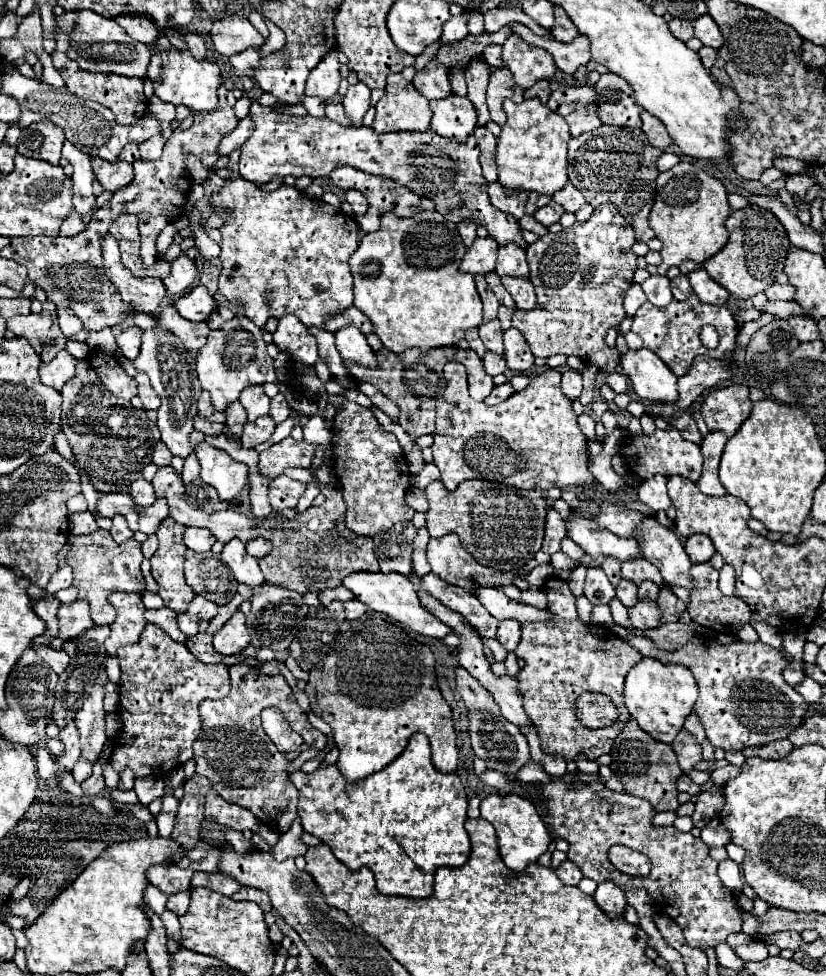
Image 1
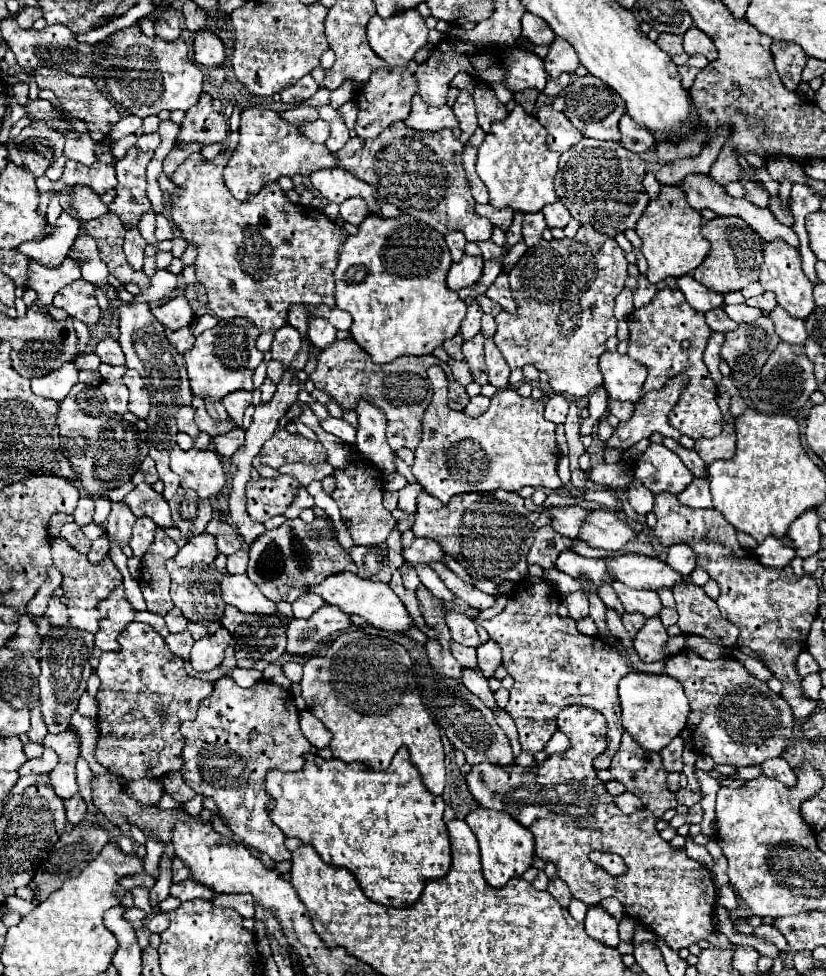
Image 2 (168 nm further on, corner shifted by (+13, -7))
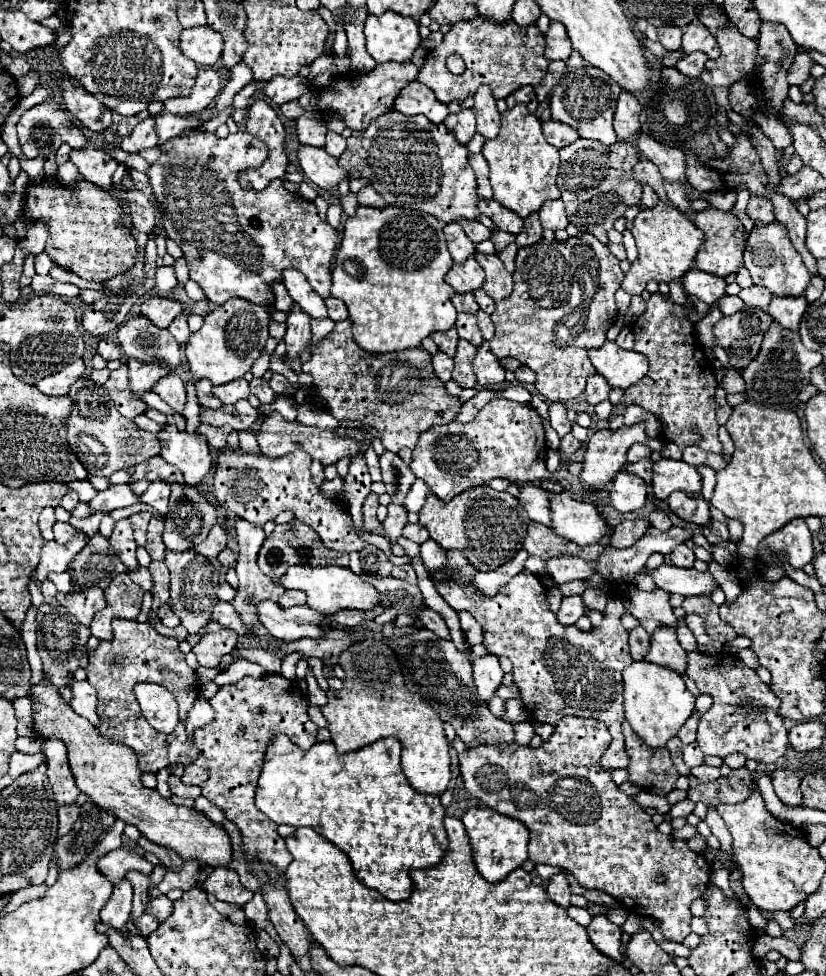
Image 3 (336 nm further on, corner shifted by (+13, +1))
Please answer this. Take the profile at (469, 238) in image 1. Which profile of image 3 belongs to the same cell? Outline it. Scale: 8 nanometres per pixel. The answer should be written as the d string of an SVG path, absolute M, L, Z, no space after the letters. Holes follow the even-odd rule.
M452 222L452 224L446 224L444 226L444 234L446 234L446 242L448 242L448 250L454 258L456 264L460 262L466 262L468 256L474 254L476 250L476 244L470 242L470 238L466 238L462 226L458 222Z

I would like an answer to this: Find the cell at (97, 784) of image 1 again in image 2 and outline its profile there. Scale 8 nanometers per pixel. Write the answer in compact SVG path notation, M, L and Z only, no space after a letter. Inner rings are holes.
M80 794L64 800L64 806L66 806L66 818L70 824L80 824L84 820L84 814L86 814L86 802Z

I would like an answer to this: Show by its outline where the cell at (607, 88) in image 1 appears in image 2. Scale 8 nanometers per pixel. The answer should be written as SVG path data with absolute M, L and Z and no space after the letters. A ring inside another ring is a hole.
M584 76L576 78L572 84L568 84L562 90L562 96L566 98L566 110L564 114L570 118L570 122L586 136L586 138L596 138L596 140L618 140L618 122L622 118L624 102L622 98L610 90L602 80L594 76Z

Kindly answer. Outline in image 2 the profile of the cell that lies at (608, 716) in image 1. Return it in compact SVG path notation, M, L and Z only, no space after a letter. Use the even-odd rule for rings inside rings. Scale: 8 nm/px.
M566 706L558 714L558 730L564 732L570 738L570 750L562 756L550 756L542 764L534 764L530 768L522 768L516 762L510 766L502 768L490 762L482 762L472 768L472 772L466 776L468 788L472 796L480 802L484 808L494 808L508 812L512 818L516 818L522 826L532 830L536 848L534 854L542 860L550 860L556 864L558 876L568 884L570 892L574 898L582 900L584 904L592 906L598 904L600 900L614 896L622 902L624 912L638 920L640 924L648 926L654 930L660 938L666 940L666 944L672 950L682 950L688 948L690 944L696 944L700 940L706 940L714 928L714 904L716 904L716 886L712 882L710 870L688 858L684 848L672 848L670 842L662 840L660 832L654 828L656 816L650 814L650 810L642 808L634 814L622 814L614 804L612 796L604 794L604 790L594 790L590 786L602 786L602 782L596 778L596 770L592 766L592 760L606 750L606 720L598 710L590 710L588 706ZM582 784L588 788L584 794L588 798L594 798L592 804L588 802L586 806L582 804ZM592 850L602 850L602 852L616 852L624 858L628 864L628 872L620 878L610 876L602 868L598 868L594 862L588 860L588 854Z

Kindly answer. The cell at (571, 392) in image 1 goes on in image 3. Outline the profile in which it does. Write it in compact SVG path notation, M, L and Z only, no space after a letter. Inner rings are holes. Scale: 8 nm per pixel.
M550 404L550 424L558 432L560 438L564 438L572 430L572 422L566 418L566 406L564 404Z

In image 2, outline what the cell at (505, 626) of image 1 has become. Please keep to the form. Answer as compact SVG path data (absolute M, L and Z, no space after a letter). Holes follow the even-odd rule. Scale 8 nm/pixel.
M486 640L482 646L478 646L478 666L484 674L484 678L492 678L494 670L502 662L502 650L498 650L498 644L494 640Z

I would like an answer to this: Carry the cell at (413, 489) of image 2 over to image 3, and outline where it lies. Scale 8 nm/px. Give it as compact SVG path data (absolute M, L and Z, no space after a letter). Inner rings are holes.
M388 504L388 516L384 520L384 530L390 536L392 542L396 542L402 536L402 528L406 526L406 508L398 504Z

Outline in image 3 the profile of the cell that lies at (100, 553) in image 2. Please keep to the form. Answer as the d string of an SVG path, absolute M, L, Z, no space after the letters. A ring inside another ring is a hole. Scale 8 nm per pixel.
M94 534L78 558L74 558L74 562L68 566L72 590L88 590L90 586L104 590L108 588L108 582L122 572L126 572L126 568L110 550L110 544L102 534Z

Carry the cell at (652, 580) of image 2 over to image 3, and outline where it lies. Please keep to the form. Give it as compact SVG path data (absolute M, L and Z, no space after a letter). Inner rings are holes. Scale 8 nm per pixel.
M662 564L656 570L650 570L658 588L670 594L682 596L712 596L720 584L714 580L710 572L698 572L694 568L676 568L670 564Z

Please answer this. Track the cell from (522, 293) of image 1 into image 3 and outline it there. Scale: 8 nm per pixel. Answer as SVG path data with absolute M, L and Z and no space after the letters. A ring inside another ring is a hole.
M476 254L478 264L486 272L484 290L492 300L504 300L512 294L512 274L504 270L502 260L496 254Z

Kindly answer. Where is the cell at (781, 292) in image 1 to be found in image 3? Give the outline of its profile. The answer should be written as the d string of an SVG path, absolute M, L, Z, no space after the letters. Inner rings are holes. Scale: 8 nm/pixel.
M752 284L750 288L740 290L738 296L742 298L744 304L754 306L754 308L762 308L762 310L766 310L766 306L768 306L770 300L772 300L772 294L770 294L764 286L756 286L756 284Z

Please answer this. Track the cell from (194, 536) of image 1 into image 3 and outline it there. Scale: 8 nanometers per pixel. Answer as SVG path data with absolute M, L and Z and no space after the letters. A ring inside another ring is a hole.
M216 524L216 526L210 530L208 538L206 538L202 544L198 544L194 550L196 550L198 554L206 556L206 558L216 558L216 556L228 546L228 542L230 542L230 540L228 540L226 530Z

